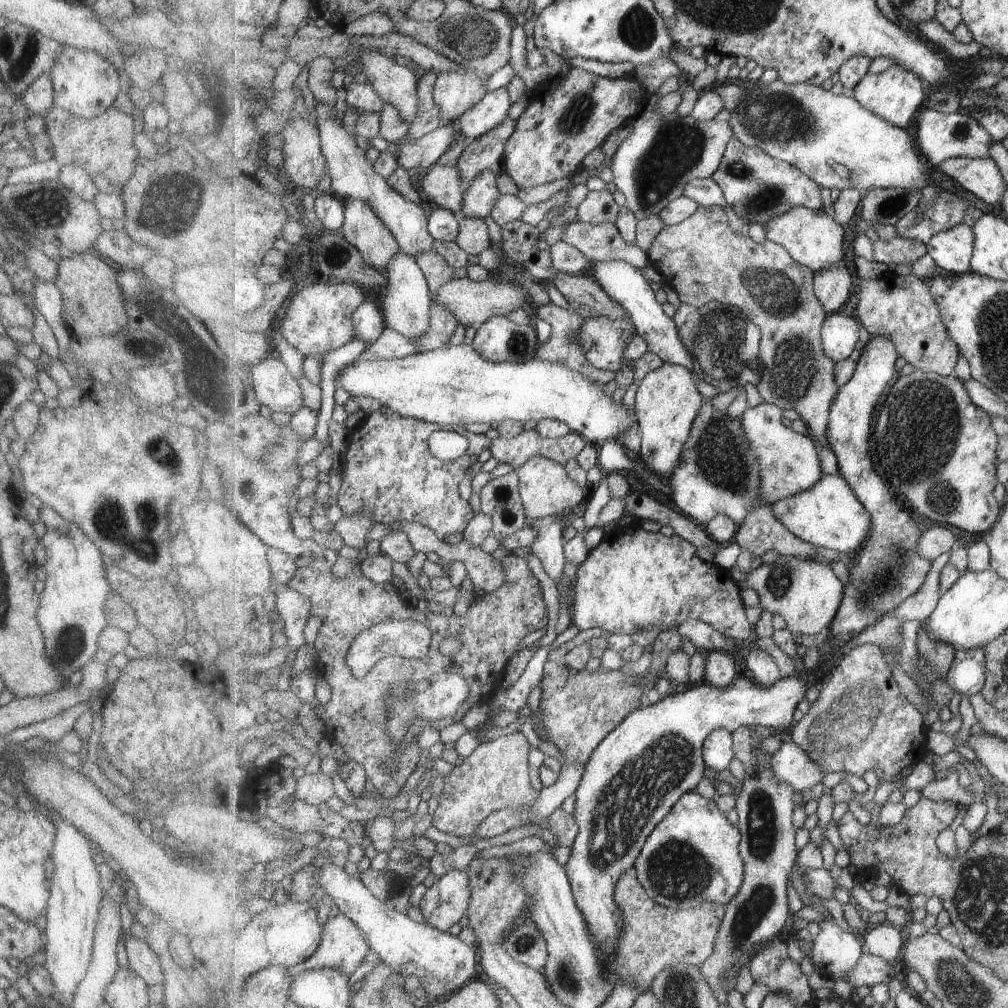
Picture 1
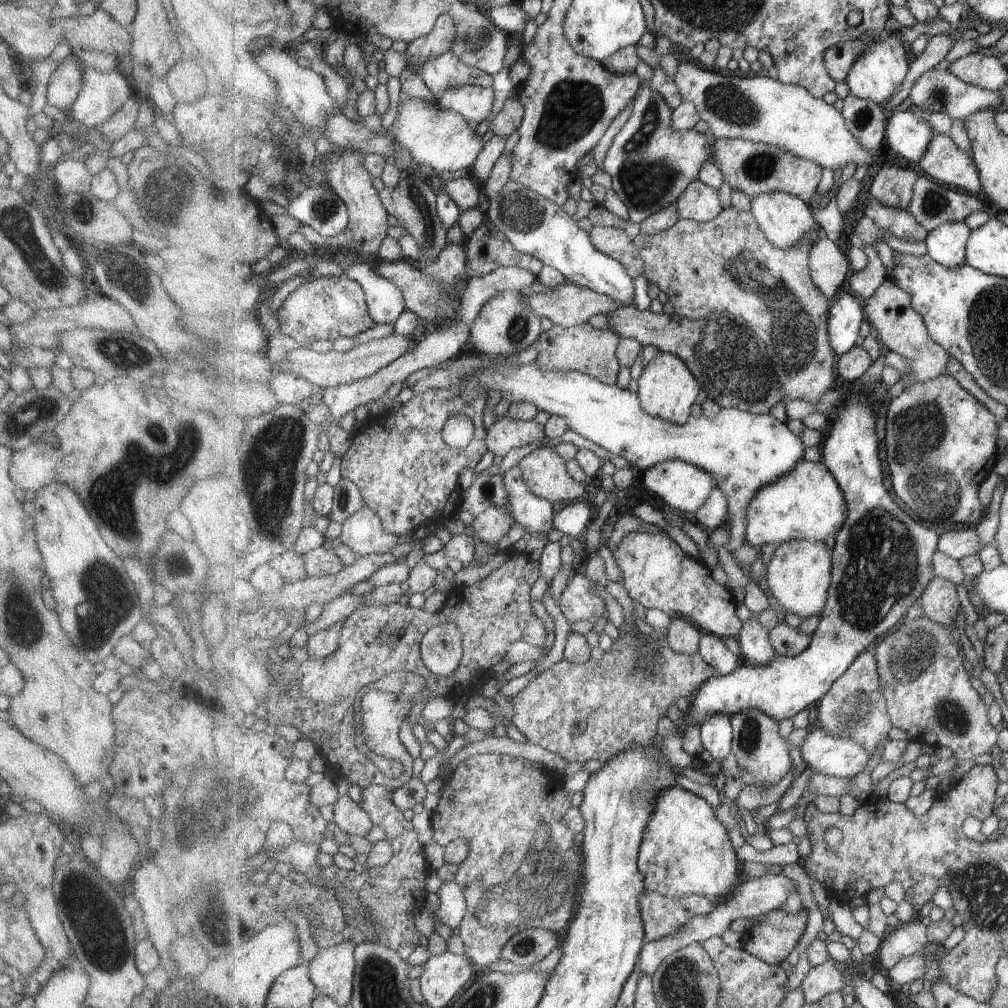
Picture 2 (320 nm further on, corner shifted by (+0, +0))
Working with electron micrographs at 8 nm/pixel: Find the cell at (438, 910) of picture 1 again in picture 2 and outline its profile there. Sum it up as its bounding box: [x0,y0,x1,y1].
[435,881,468,928]

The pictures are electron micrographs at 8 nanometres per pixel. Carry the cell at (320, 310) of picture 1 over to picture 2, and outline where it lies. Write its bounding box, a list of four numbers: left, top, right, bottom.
[276,275,376,344]

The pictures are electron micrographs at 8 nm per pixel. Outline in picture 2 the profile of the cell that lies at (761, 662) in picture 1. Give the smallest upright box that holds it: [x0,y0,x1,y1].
[737,615,779,665]

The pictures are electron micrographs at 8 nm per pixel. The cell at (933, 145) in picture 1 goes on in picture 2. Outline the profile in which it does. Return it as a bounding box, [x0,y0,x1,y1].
[885,110,936,164]

